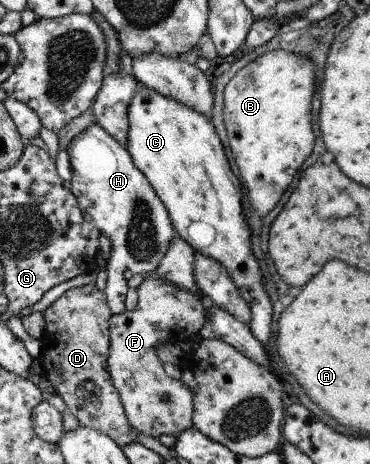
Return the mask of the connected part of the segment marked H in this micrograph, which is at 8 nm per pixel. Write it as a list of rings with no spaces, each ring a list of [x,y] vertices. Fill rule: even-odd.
[[[96,121],[70,142],[66,152],[72,169],[70,190],[78,198],[82,210],[90,214],[91,222],[110,239],[104,291],[113,314],[124,314],[130,287],[124,279],[124,272],[143,276],[155,274],[161,260],[168,254],[170,242],[178,237],[177,229],[169,209],[154,192],[148,177],[136,168],[132,154]]]

